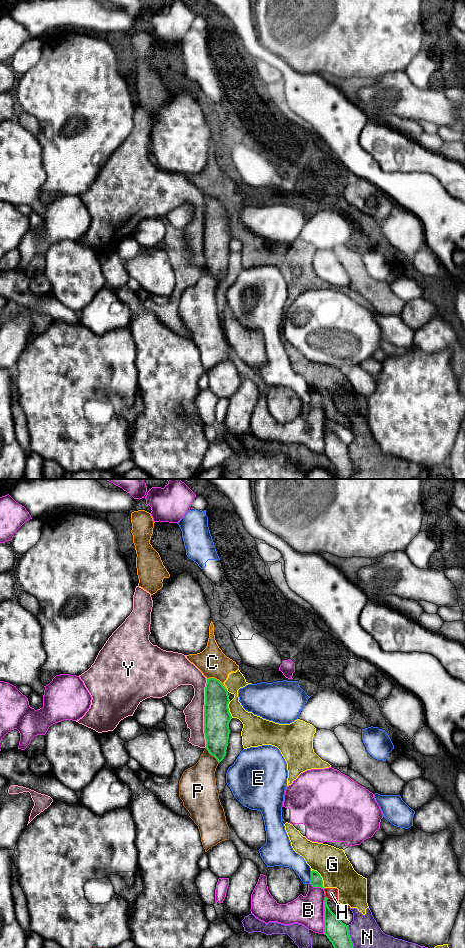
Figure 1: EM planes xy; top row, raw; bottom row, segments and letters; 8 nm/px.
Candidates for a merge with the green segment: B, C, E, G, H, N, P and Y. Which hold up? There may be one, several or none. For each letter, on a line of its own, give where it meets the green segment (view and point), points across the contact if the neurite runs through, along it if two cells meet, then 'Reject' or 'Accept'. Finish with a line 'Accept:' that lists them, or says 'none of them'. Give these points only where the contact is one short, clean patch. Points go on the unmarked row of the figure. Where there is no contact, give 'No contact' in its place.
B: Touches green at xy (324, 435). Reject
C: Touches green at xy (216, 199). Boundary: xy (207, 198), (216, 198), (226, 209). Reject
E: Touches green at xy (311, 397). Reject
G: Touches green at xy (321, 397). Reject
H: No contact. Reject
N: Touches green at xy (351, 462). Boundary: xy (347, 445), (353, 468), (352, 478). Reject
P: Touches green at xy (212, 275). Reject
Y: Touches green at xy (204, 233). Reject
Accept: none of them

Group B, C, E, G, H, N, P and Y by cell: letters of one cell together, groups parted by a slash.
B / C G H N / E / P / Y

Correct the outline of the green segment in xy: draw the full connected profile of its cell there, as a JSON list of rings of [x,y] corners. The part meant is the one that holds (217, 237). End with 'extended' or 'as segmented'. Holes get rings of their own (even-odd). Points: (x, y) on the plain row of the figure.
[[[207,199],[204,225],[204,254],[206,269],[220,283],[225,275],[230,254],[230,222],[227,209],[215,199]]] | as segmented

